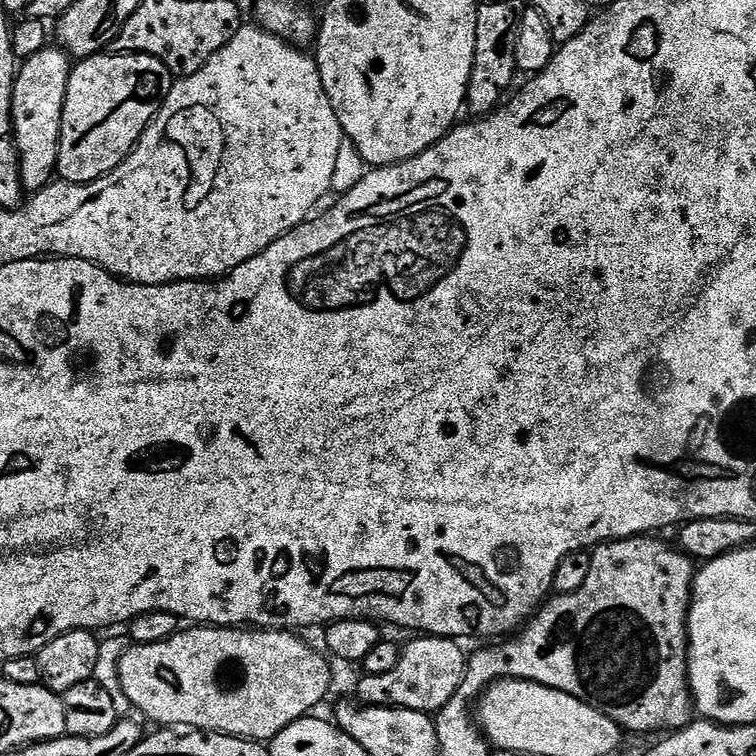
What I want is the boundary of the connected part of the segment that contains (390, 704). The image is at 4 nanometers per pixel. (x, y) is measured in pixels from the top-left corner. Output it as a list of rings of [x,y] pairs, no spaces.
[[[420,634],[412,639],[416,640],[401,647],[398,666],[394,666],[394,670],[387,674],[361,675],[360,685],[356,688],[361,705],[435,714],[446,706],[446,702],[450,702],[450,698],[454,698],[464,677],[466,652],[452,638]]]

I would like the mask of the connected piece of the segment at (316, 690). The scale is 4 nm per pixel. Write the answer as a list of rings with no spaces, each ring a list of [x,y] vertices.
[[[188,626],[162,642],[132,644],[129,647],[129,652],[120,660],[120,688],[124,691],[125,698],[141,712],[139,715],[141,717],[149,716],[156,723],[156,726],[185,724],[183,727],[188,730],[199,730],[207,733],[223,732],[225,736],[240,736],[243,740],[270,742],[279,732],[286,730],[286,726],[290,726],[295,720],[303,720],[305,716],[316,710],[312,708],[318,707],[327,698],[328,687],[332,684],[332,668],[328,665],[329,657],[319,647],[317,647],[318,649],[311,648],[300,636],[303,635],[292,630],[257,630],[251,626],[233,626],[230,628]]]

